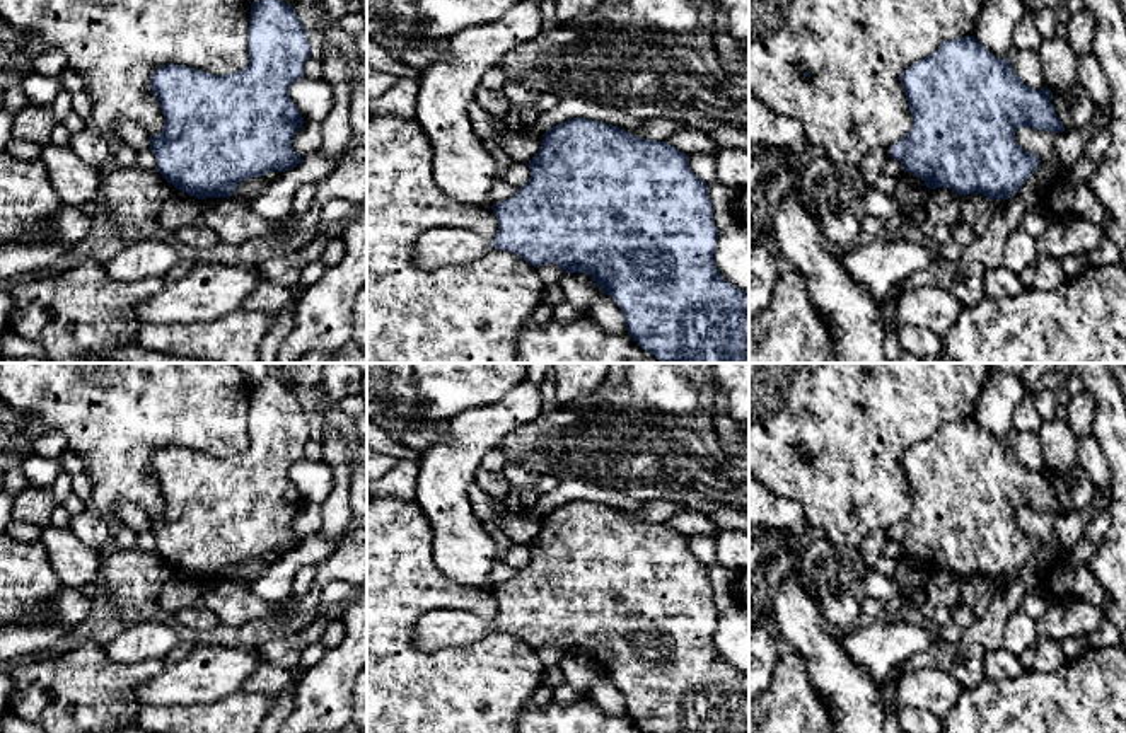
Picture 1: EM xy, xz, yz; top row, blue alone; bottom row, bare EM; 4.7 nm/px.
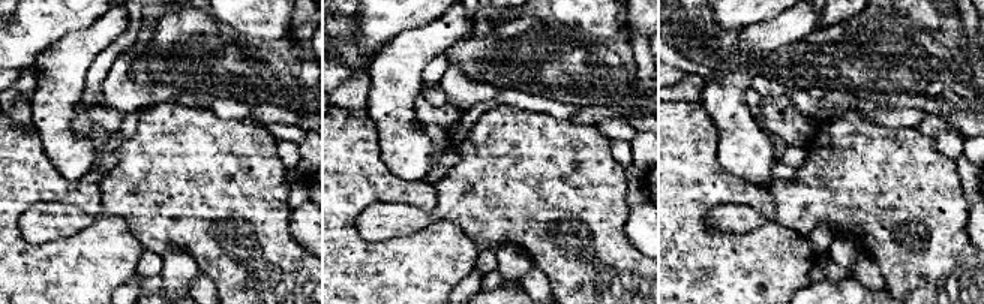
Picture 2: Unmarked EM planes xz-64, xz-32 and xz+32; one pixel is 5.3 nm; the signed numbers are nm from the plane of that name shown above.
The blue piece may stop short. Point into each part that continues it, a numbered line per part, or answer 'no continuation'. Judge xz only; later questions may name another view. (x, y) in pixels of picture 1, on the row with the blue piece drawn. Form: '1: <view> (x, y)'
no continuation

